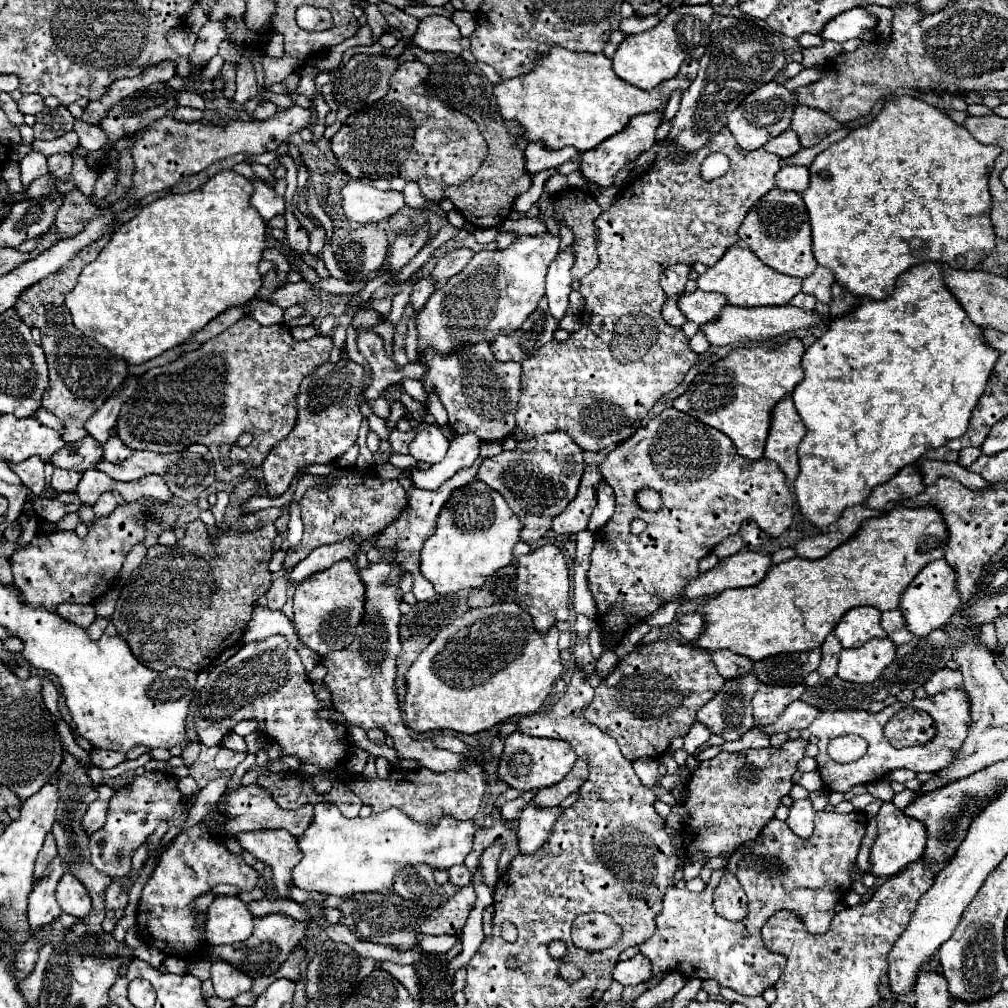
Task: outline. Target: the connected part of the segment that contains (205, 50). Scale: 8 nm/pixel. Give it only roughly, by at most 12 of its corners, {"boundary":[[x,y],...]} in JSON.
{"boundary":[[206,22],[190,60],[210,60],[226,40],[222,22]]}

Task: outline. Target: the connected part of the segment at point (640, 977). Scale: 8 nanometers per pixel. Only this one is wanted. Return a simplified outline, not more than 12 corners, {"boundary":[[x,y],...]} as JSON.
{"boundary":[[642,954],[618,962],[614,980],[636,986],[650,978],[650,964]]}

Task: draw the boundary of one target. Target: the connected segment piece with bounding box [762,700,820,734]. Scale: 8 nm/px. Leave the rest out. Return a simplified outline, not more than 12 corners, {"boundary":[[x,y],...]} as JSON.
{"boundary":[[796,700],[786,708],[782,720],[770,728],[770,734],[804,730],[818,716],[818,708]]}

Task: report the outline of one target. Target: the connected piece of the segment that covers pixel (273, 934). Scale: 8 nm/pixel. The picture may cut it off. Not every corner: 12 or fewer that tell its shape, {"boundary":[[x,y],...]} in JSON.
{"boundary":[[254,920],[250,940],[208,946],[250,978],[270,976],[304,940],[306,920]]}

